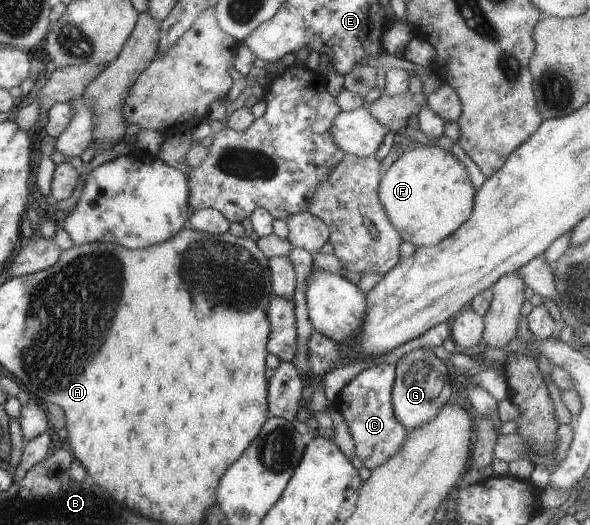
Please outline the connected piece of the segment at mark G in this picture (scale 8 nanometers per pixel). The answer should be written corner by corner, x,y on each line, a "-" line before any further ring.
417,348
403,354
394,364
395,376
392,386
392,409
398,423
407,430
430,421
437,416
441,407
455,399
451,378
443,361
431,348

